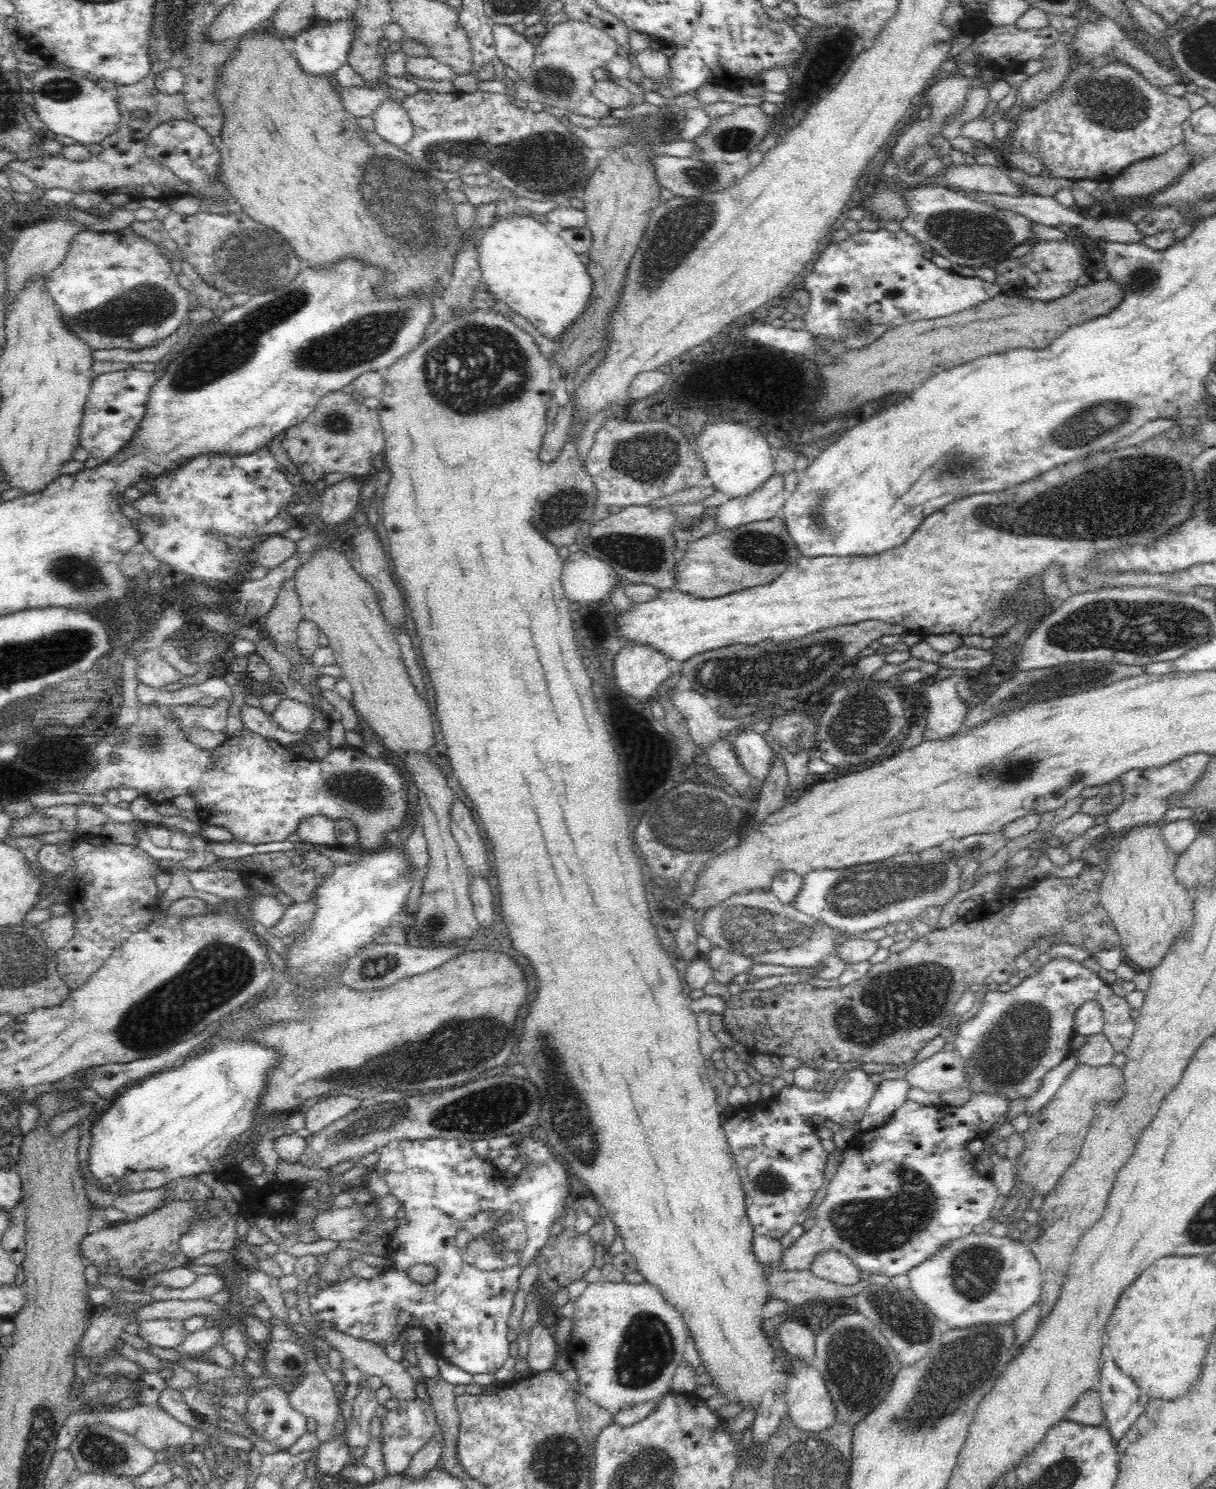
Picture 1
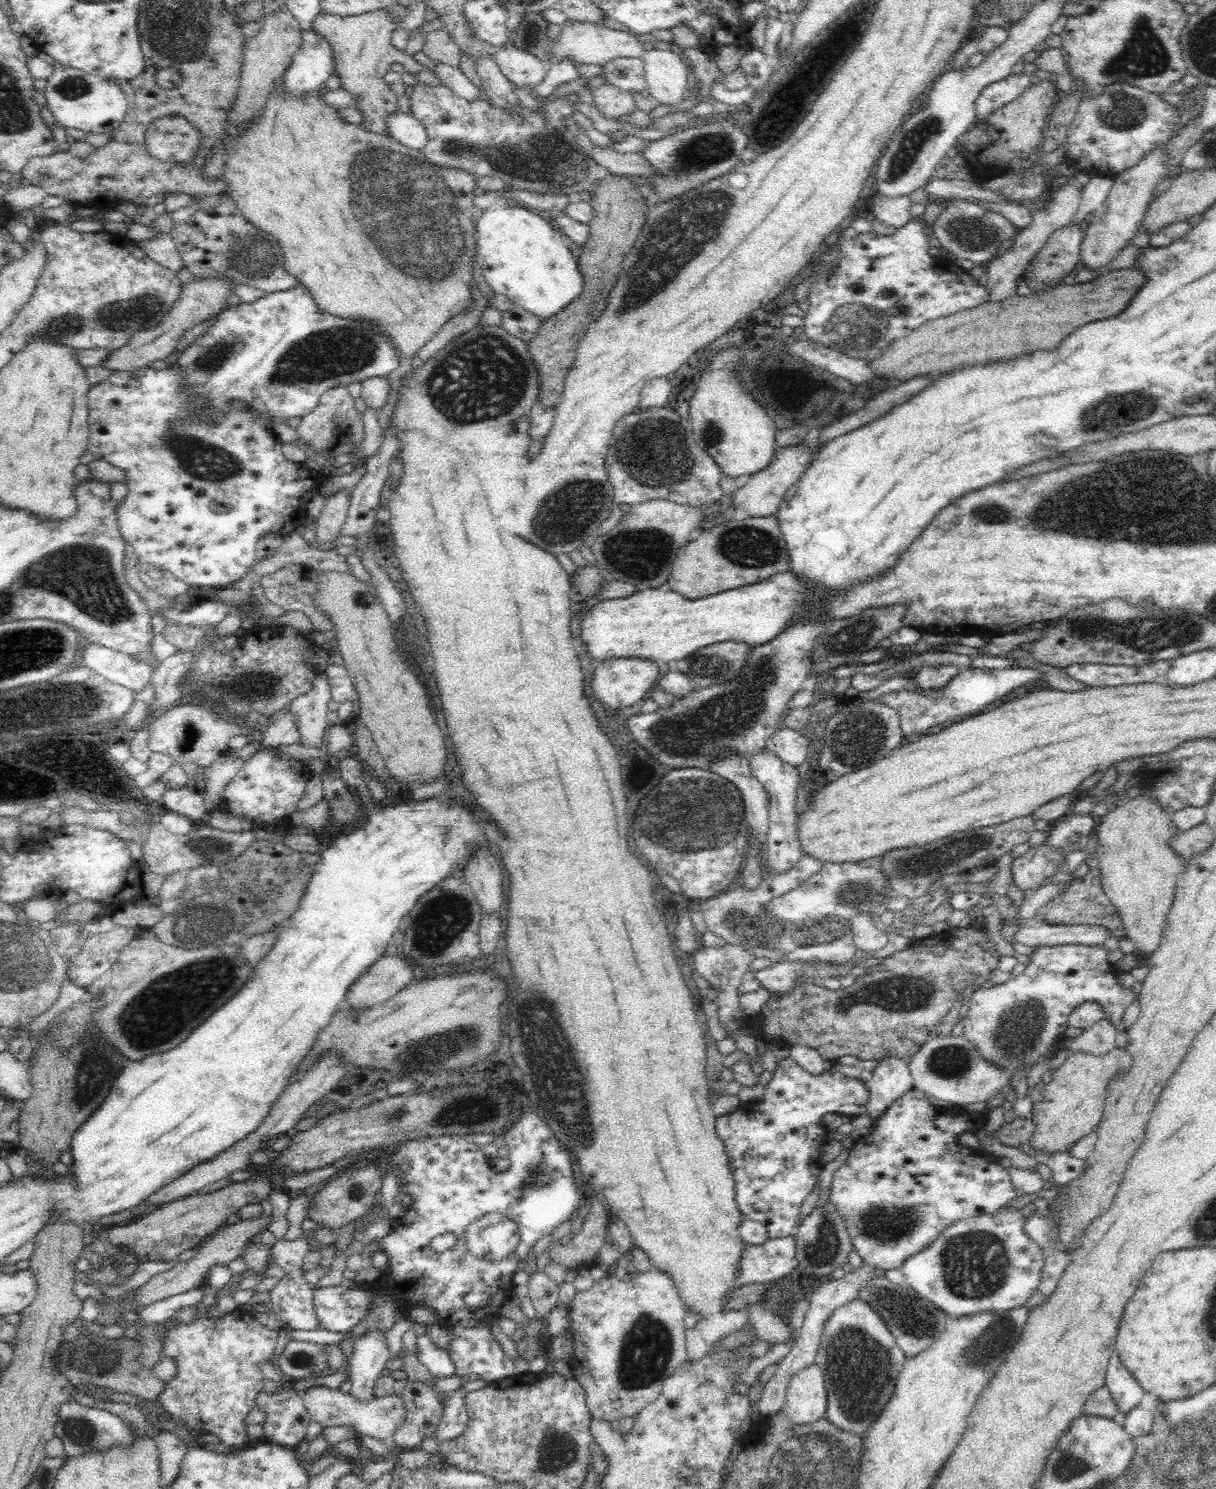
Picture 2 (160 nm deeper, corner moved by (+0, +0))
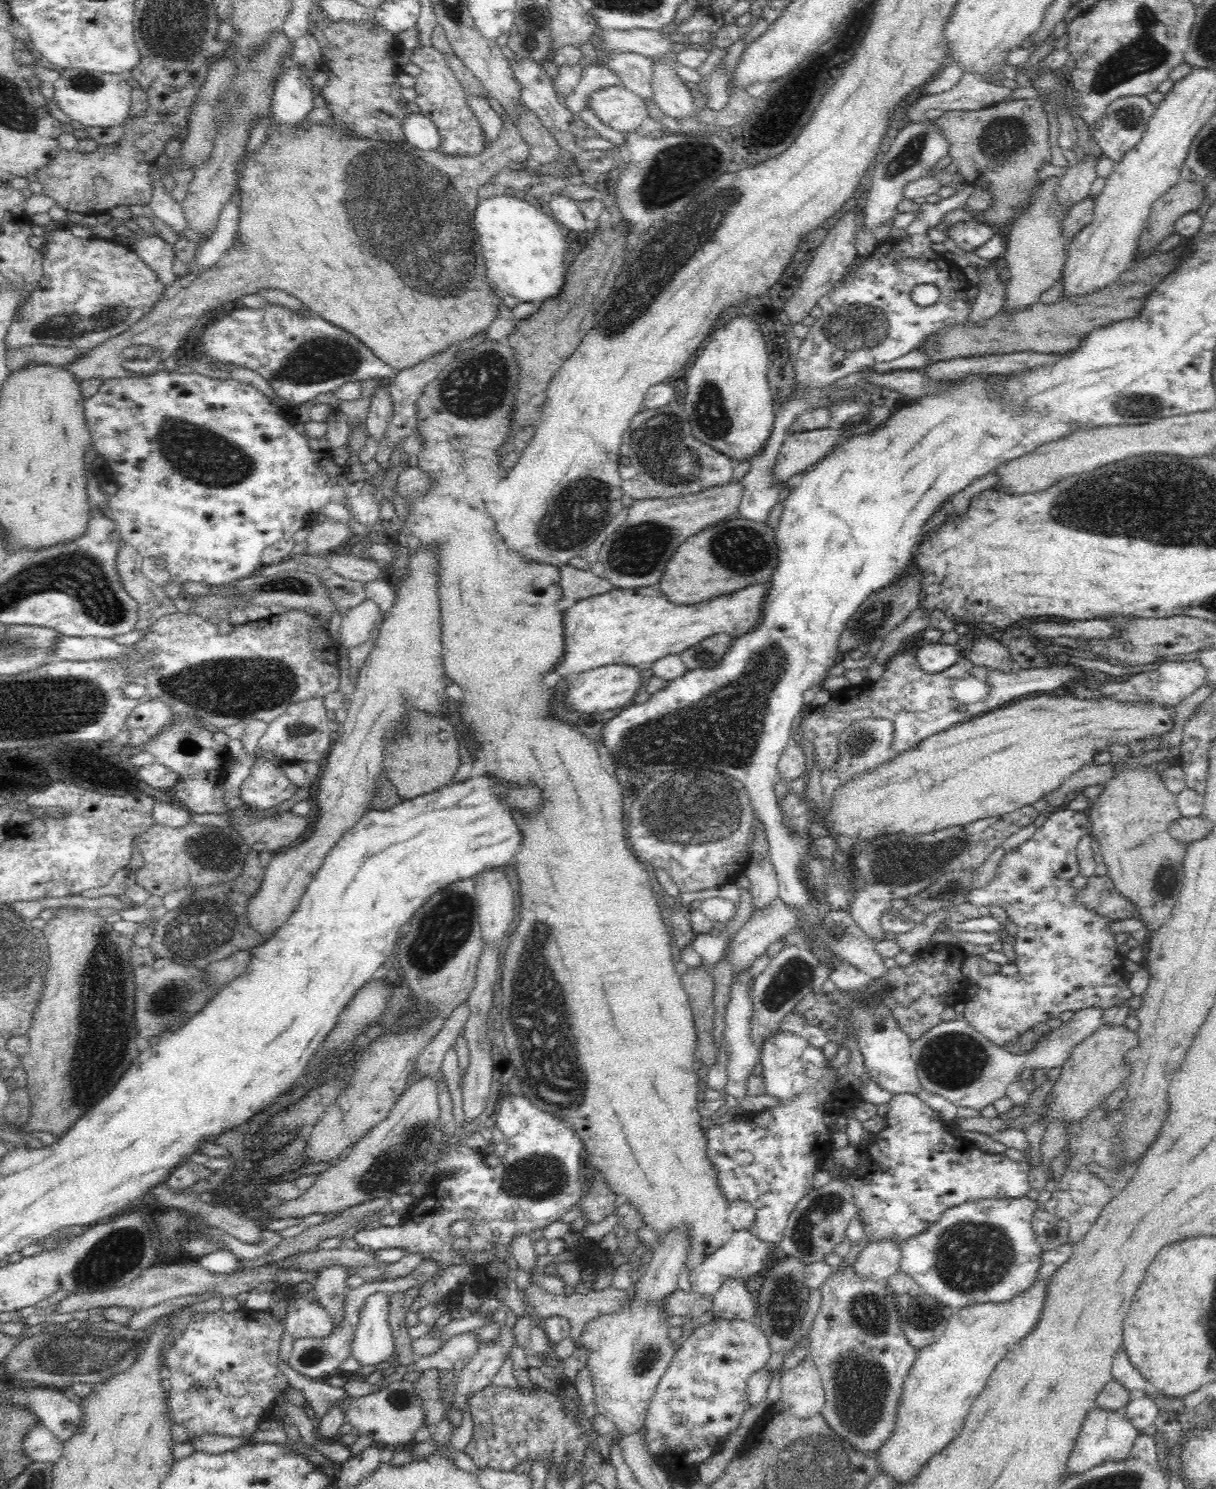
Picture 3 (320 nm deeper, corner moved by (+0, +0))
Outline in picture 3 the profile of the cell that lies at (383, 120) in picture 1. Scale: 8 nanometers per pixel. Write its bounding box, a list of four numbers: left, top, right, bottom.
[403,113,444,150]

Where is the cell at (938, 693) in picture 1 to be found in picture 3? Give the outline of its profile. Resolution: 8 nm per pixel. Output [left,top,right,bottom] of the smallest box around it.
[916,642,958,672]

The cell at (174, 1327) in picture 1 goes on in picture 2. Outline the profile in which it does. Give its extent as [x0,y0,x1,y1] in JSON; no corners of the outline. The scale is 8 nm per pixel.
[158,1308,278,1450]

